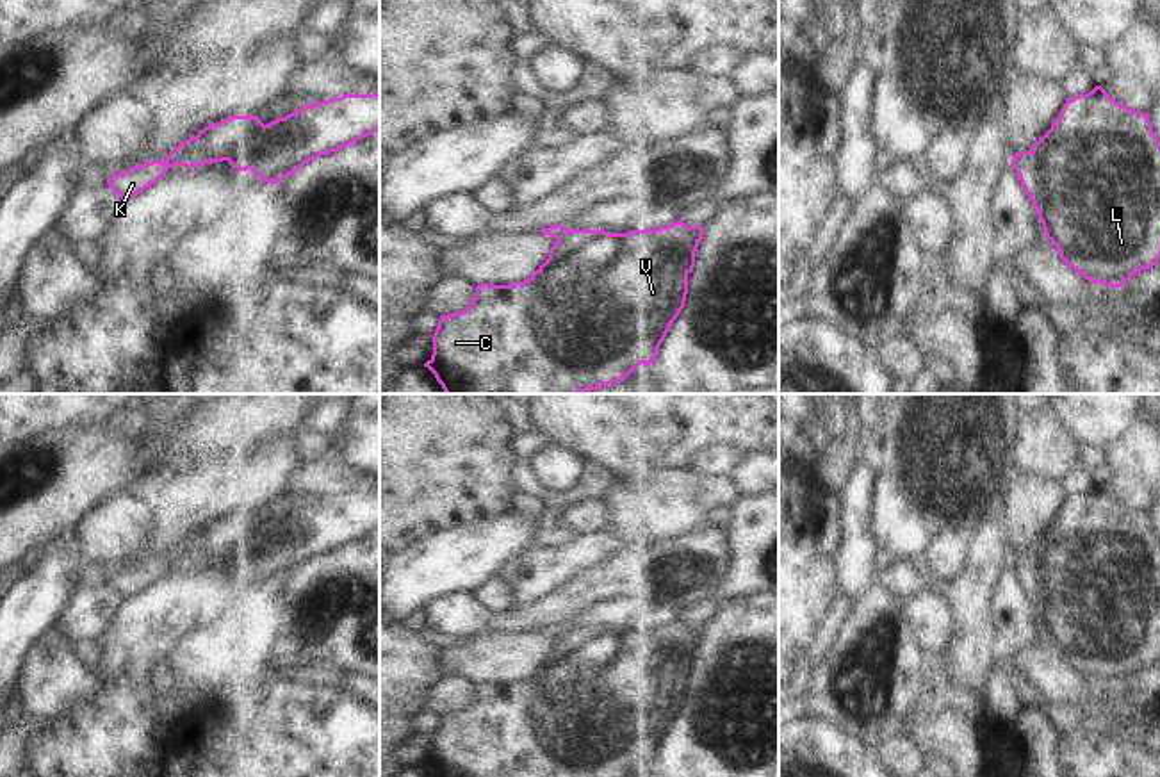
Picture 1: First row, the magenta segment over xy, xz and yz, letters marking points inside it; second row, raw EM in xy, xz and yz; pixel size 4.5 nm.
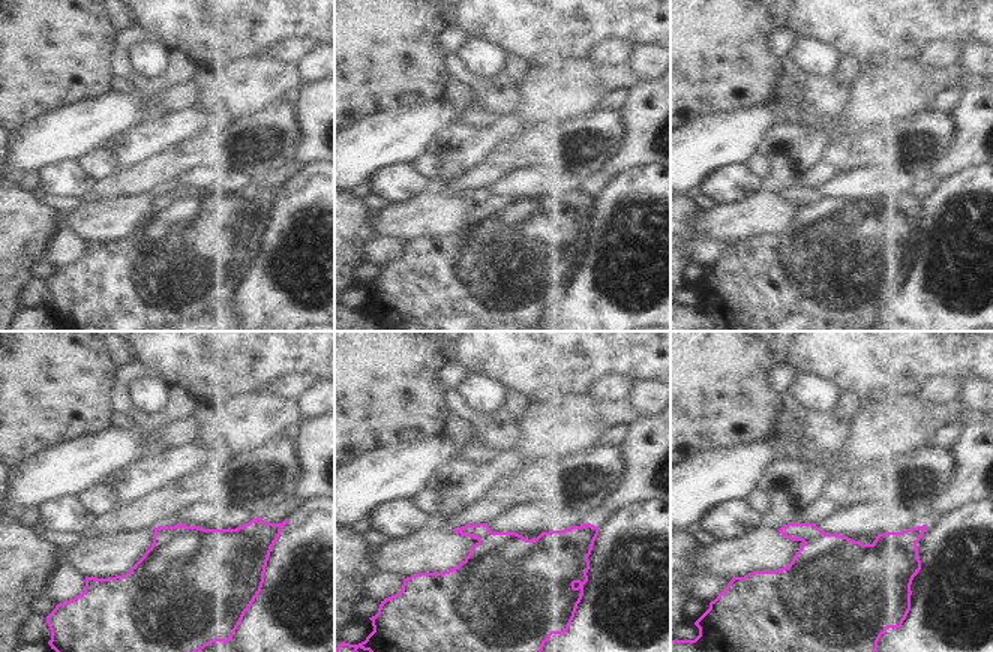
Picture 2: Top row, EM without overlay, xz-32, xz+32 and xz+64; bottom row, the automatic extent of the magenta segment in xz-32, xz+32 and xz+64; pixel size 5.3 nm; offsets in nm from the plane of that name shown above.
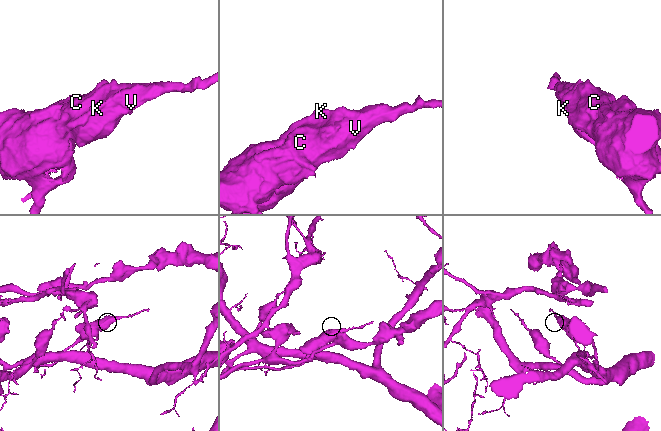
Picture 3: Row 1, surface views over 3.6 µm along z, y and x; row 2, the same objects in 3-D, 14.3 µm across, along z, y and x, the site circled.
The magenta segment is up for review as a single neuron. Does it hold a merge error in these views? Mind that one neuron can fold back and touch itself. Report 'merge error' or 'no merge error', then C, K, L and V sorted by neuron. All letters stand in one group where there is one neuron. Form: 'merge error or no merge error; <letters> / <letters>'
merge error; C L V / K

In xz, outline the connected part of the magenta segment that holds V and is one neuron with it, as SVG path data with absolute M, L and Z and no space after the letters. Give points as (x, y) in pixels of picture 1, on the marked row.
M682 219L656 230L631 230L627 233L609 233L602 230L565 230L549 251L549 258L524 282L510 285L476 285L474 299L465 310L440 315L433 333L433 355L424 364L445 394L579 394L624 381L638 365L656 362L658 349L665 340L672 323L684 308L688 294L688 274L695 267L695 251L702 241L704 226L686 226Z

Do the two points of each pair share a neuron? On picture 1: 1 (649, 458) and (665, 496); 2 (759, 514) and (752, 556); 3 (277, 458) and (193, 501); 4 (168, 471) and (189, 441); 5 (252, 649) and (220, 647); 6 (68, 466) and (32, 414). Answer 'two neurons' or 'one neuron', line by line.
1: two neurons
2: one neuron
3: one neuron
4: two neurons
5: two neurons
6: two neurons

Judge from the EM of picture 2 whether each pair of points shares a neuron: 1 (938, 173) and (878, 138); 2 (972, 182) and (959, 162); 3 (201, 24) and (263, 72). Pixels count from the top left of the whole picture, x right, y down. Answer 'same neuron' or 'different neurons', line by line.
1: different neurons
2: different neurons
3: different neurons

